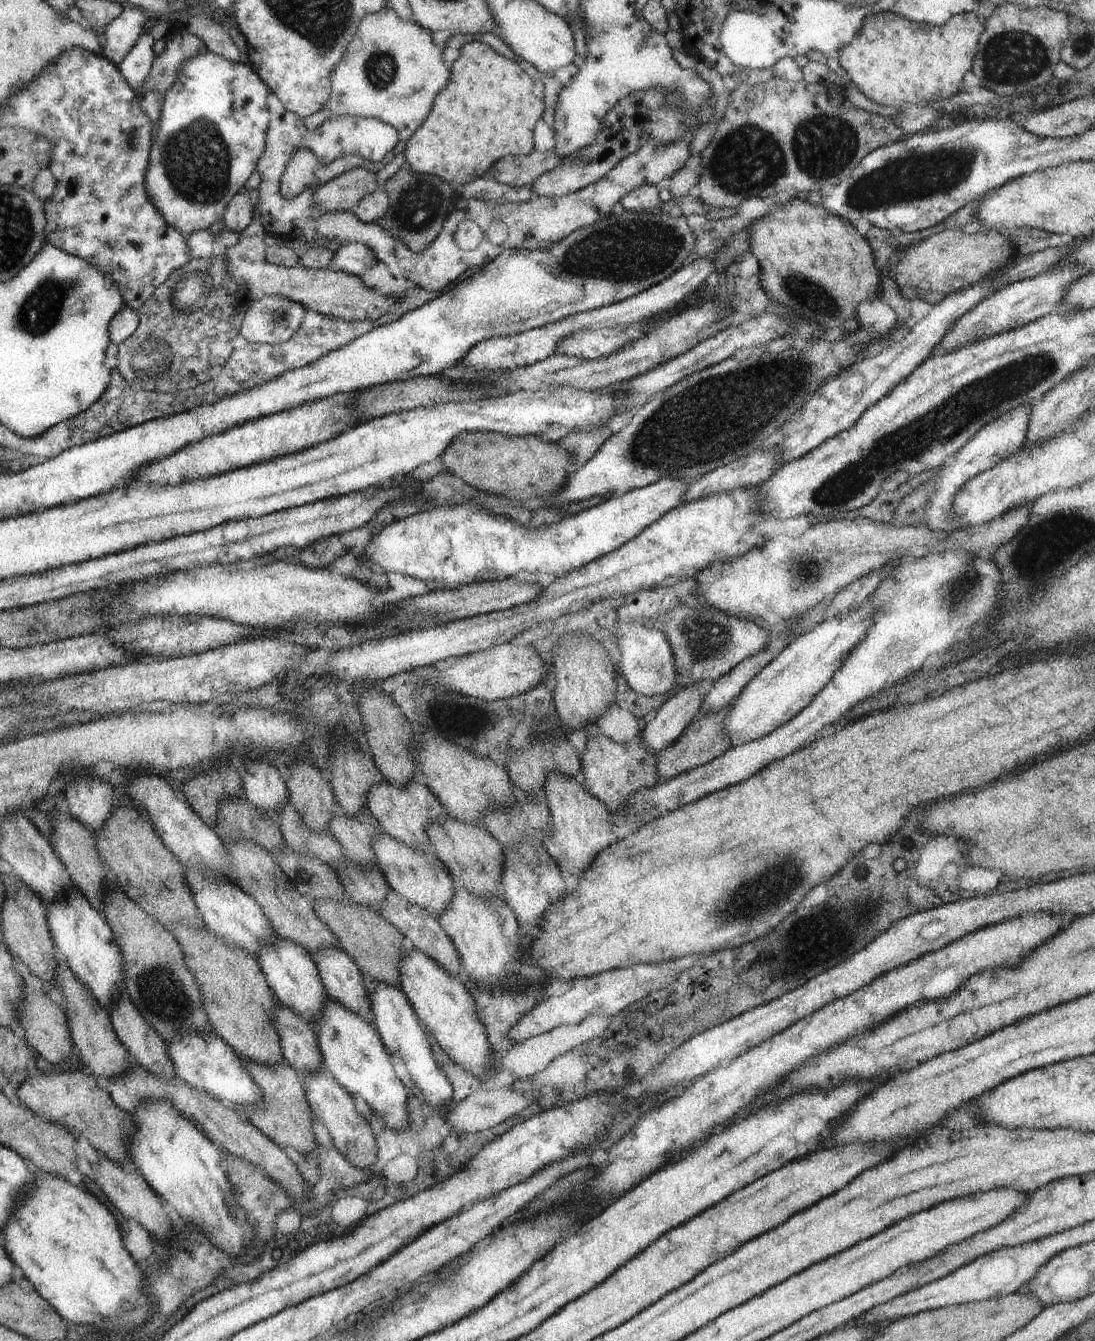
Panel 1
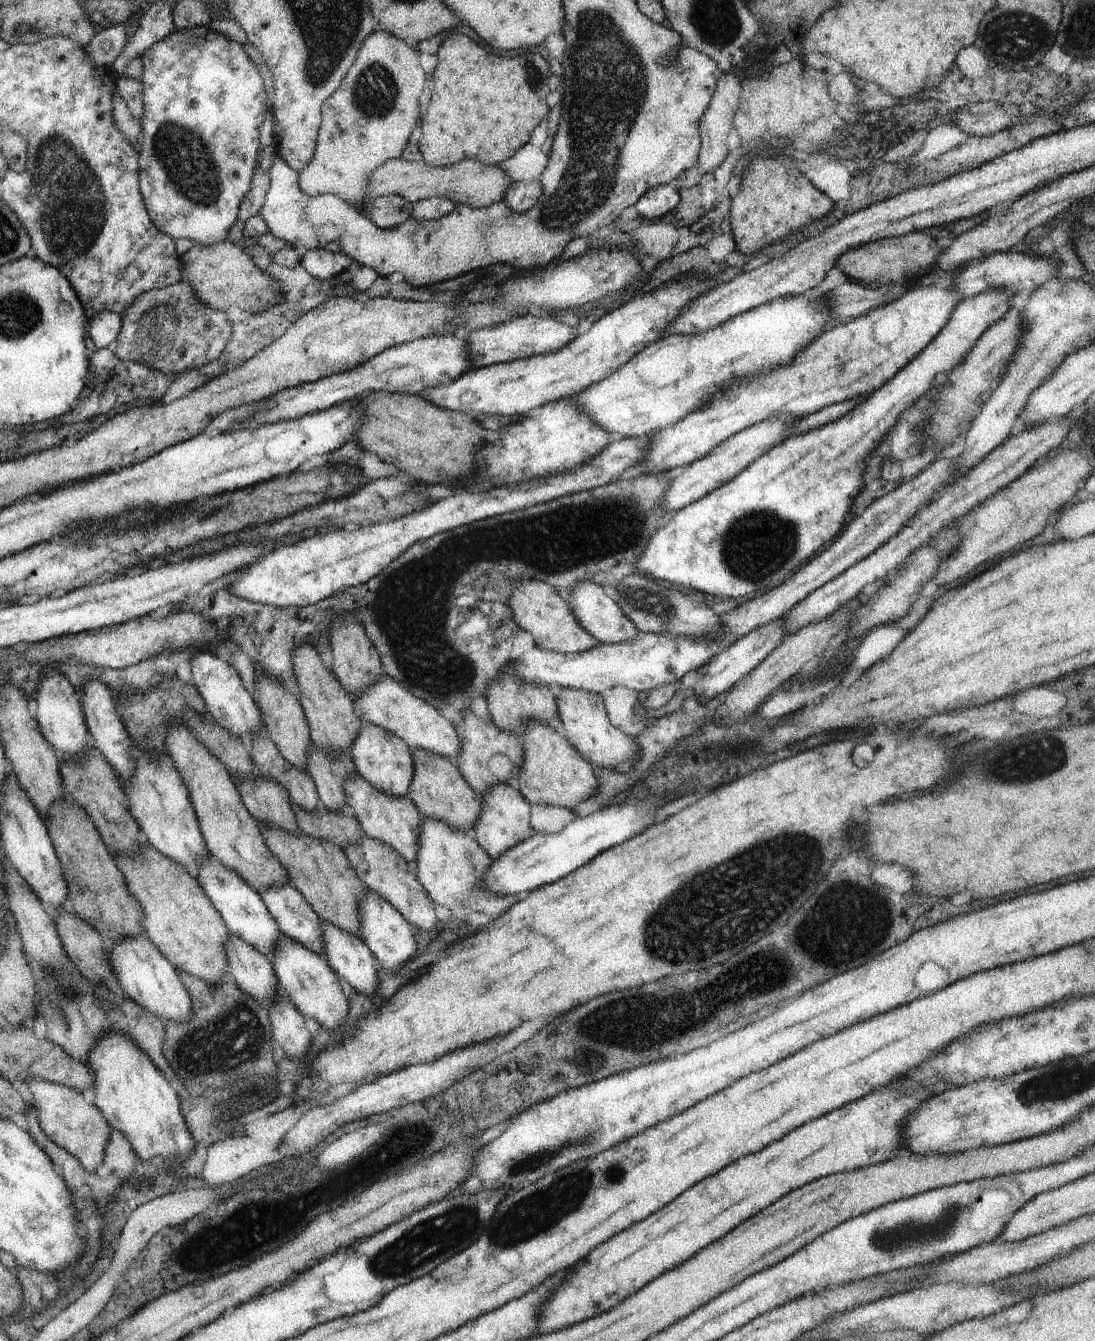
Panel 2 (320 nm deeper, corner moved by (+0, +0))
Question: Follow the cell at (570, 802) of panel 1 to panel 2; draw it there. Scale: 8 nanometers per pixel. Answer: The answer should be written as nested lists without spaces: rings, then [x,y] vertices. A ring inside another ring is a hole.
[[[532,719],[523,724],[523,761],[515,786],[532,805],[542,807],[574,807],[590,798],[597,788],[594,766],[570,745],[569,740],[548,723]]]

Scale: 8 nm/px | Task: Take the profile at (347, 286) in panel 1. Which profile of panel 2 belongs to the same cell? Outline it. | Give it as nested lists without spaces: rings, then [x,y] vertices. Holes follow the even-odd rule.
[[[227,240],[210,246],[194,243],[180,260],[180,282],[188,283],[197,300],[215,311],[227,311],[230,306],[238,306],[240,310],[256,313],[261,308],[283,302],[279,291],[271,287],[268,274],[259,270],[239,244]]]

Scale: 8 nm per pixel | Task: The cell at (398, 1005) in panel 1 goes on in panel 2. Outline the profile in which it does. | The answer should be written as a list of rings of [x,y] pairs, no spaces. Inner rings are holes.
[[[321,920],[319,925],[329,967],[356,992],[366,996],[374,994],[379,981],[374,953],[356,935],[326,921]]]

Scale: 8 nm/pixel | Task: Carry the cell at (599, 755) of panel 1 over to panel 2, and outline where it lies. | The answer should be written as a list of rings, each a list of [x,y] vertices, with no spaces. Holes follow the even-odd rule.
[[[560,687],[555,703],[559,720],[565,728],[564,736],[594,768],[614,768],[617,772],[622,772],[622,766],[632,766],[639,759],[639,748],[635,738],[612,724],[600,693]]]

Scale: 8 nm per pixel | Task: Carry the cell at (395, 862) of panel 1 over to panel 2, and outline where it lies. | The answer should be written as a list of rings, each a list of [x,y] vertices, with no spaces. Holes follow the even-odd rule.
[[[359,774],[348,777],[343,784],[346,806],[361,824],[366,835],[374,840],[390,845],[404,860],[414,866],[417,842],[419,841],[419,826],[421,825],[421,812],[406,794],[401,797],[391,797],[384,791],[374,788]]]

